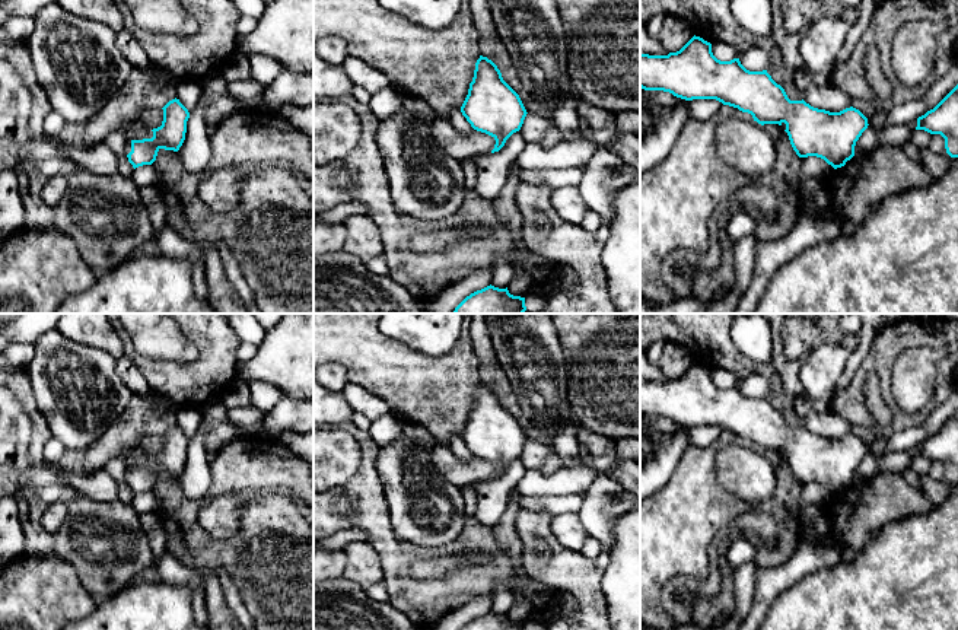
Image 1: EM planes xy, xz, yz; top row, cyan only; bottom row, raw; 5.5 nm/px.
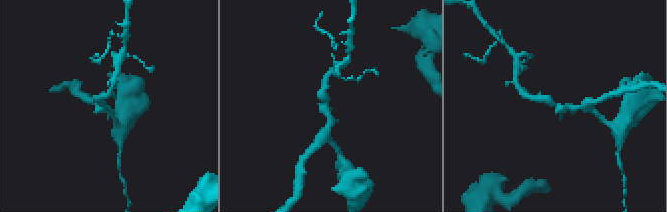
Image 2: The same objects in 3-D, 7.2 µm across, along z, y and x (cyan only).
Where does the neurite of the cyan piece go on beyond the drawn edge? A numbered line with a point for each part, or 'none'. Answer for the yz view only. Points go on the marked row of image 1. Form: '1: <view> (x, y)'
none

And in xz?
none

